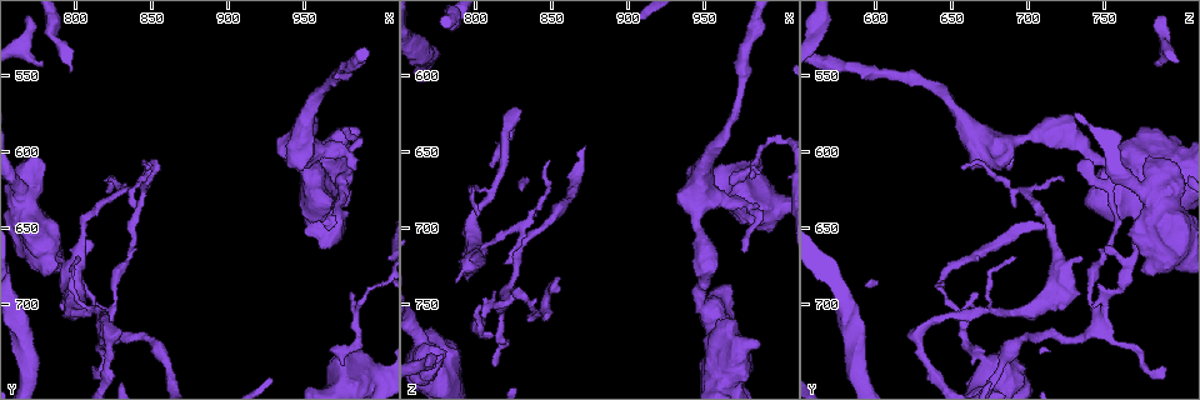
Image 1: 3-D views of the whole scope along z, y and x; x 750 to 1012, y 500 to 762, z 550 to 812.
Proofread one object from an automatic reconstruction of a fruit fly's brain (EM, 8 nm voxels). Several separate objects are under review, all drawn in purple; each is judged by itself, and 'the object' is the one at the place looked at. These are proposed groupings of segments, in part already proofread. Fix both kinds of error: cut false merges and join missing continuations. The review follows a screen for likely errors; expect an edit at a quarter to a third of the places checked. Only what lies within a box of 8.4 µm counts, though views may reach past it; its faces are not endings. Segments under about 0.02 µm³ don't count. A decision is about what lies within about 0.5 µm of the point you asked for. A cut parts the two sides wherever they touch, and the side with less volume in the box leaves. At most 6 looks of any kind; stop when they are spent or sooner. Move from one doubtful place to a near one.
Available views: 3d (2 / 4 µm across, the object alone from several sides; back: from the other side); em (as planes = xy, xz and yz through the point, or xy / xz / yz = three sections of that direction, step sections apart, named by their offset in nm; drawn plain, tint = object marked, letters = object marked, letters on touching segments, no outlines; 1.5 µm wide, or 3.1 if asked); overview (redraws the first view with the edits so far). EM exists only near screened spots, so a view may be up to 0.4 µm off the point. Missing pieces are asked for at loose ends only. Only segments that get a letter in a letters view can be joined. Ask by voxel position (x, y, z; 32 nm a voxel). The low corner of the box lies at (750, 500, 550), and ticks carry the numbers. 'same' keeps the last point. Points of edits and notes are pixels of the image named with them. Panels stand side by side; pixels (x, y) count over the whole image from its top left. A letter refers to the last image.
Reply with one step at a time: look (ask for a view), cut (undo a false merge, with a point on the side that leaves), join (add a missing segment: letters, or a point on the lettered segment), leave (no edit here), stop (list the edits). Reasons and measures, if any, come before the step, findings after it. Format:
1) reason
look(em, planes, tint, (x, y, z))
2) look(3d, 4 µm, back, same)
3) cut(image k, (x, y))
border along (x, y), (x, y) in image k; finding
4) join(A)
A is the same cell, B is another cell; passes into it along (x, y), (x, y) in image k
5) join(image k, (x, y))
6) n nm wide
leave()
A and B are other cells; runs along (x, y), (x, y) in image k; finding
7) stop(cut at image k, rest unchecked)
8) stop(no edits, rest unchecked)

thick turns thin
look(3d, 4 µm, (948, 598, 740))

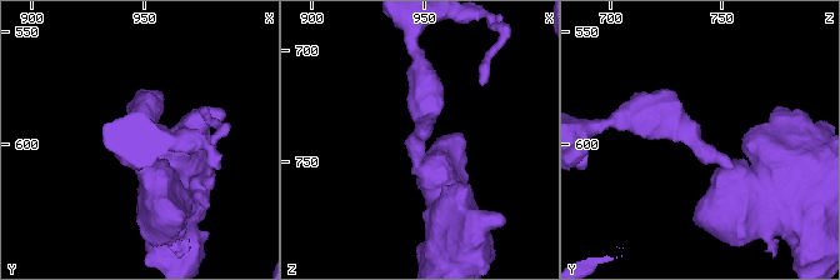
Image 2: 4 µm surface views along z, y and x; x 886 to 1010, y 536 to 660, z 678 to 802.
arms of 400, 460 nm; need the tissue
look(em, planes, plain, (947, 599, 739))

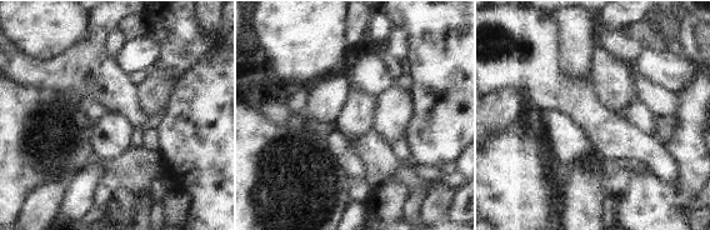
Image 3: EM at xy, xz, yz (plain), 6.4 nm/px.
look(em, planes, letters, same)

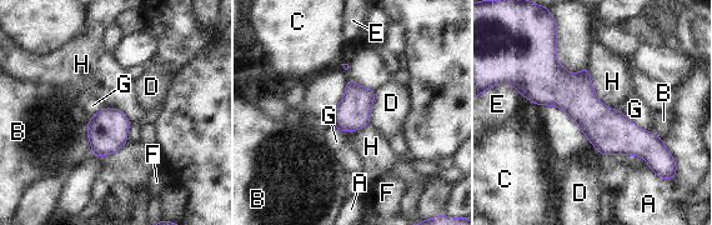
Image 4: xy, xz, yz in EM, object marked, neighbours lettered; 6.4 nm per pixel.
leave()
A, B, C, D, E, F, G and H are other cells; border along (586, 68), (596, 96), (617, 110) in image 4; continuous, no second cell

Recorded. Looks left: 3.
thin end
look(em, planes, plain, (846, 608, 658))

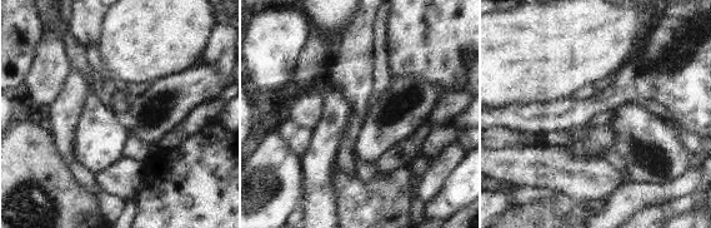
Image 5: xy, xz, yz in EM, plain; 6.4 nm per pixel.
what lies round it
look(em, planes, letters, same)

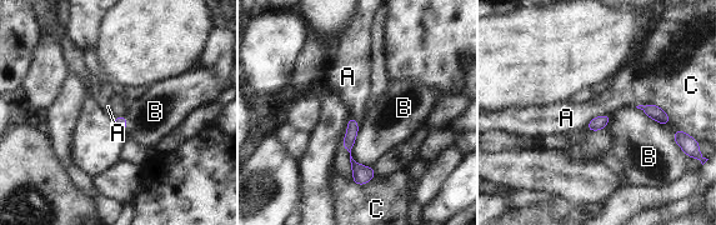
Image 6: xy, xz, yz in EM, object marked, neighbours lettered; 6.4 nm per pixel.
70 nm wide
leave()
A, B and C are other cells; border along (595, 116), (585, 126) in image 6; none of them fits

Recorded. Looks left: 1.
tapers out
look(em, planes, letters, (778, 540, 784))

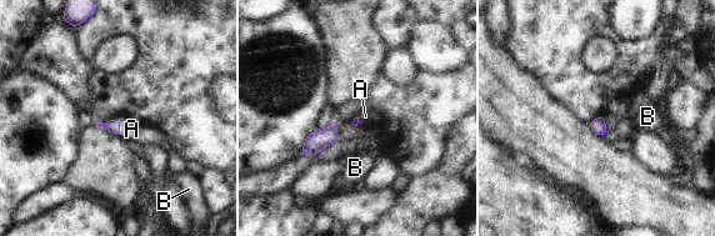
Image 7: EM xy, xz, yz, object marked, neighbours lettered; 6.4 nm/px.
join(image 7, (131, 129))
A is the same cell, B is another cell; passes into it along (114, 125), (119, 126), (131, 129) in image 7; the cell continues

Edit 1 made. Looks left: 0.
stop(join at image 7, rest unchecked)

